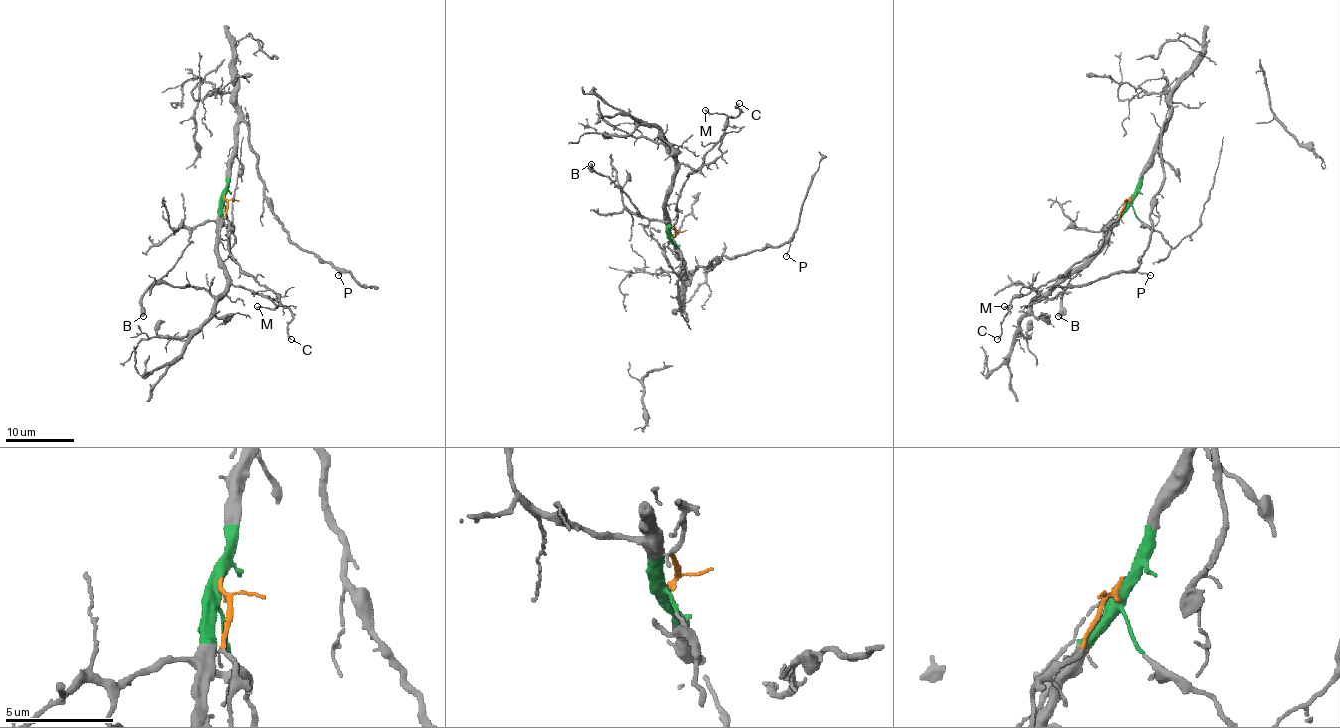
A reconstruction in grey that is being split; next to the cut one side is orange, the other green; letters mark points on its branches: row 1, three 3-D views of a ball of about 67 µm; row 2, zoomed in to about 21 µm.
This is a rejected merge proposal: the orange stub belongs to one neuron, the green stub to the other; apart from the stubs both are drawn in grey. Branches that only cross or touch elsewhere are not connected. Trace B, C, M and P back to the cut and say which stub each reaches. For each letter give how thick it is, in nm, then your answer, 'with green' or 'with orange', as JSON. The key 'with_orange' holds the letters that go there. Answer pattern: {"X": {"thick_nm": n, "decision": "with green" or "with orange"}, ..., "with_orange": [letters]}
{"B": {"thick_nm": 480, "decision": "with green"}, "C": {"thick_nm": 150, "decision": "with orange"}, "M": {"thick_nm": 160, "decision": "with orange"}, "P": {"thick_nm": 80, "decision": "with green"}, "with_orange": ["C", "M"]}

